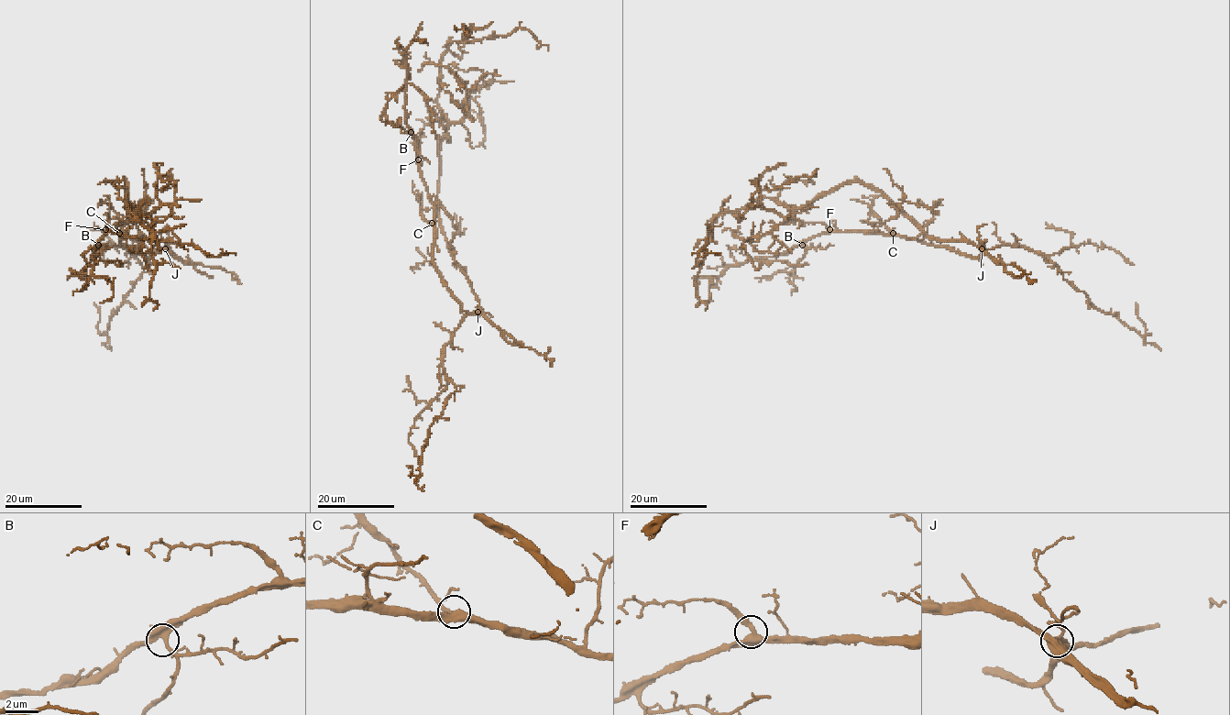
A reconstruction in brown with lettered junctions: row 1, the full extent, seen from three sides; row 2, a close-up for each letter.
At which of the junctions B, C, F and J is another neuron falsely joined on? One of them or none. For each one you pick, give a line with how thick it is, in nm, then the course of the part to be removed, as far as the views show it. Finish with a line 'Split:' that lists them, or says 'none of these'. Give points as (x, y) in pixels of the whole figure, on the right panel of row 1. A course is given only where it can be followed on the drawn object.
Split: none of these

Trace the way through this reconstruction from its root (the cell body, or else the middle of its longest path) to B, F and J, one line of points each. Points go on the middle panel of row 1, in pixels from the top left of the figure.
B: (465, 274), (478, 302), (478, 309), (470, 313), (462, 308), (433, 261), (433, 206), (411, 132)
F: (465, 274), (478, 302), (478, 309), (470, 313), (462, 308), (434, 264), (433, 206), (418, 159)
J: (465, 274), (478, 302), (477, 313)

